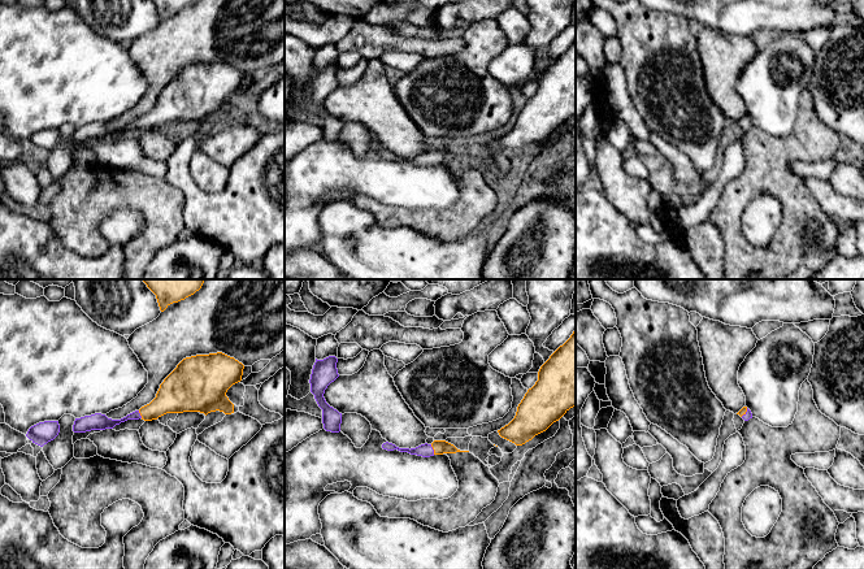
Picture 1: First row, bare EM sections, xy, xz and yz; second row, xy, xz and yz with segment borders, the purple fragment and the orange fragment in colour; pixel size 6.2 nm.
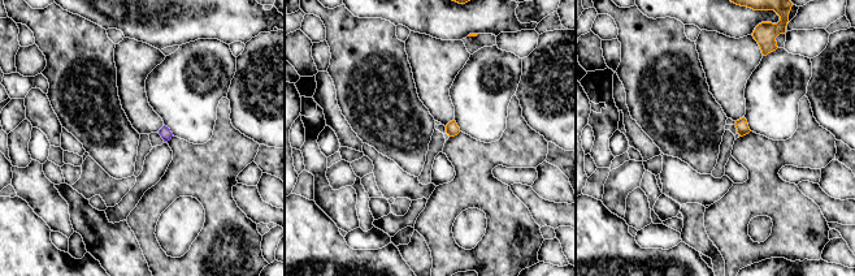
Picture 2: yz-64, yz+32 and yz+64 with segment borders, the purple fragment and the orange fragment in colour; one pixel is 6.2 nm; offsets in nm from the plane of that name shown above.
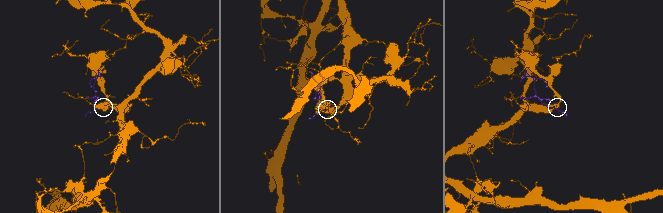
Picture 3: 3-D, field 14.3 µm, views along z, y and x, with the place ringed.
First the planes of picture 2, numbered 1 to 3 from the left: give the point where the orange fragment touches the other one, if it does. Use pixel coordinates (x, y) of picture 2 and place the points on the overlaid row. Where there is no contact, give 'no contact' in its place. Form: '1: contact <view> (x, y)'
1: no contact
2: no contact
3: no contact

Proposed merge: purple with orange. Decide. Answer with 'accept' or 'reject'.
accept

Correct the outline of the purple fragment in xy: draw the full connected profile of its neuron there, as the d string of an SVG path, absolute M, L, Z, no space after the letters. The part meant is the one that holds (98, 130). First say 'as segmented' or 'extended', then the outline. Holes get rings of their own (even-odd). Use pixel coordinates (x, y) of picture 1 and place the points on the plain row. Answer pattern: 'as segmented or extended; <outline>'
extended; M222 61L183 68L164 88L156 107L121 129L95 122L75 127L74 142L113 138L127 129L152 130L166 122L210 121L234 122L227 99L242 90L244 74Z

